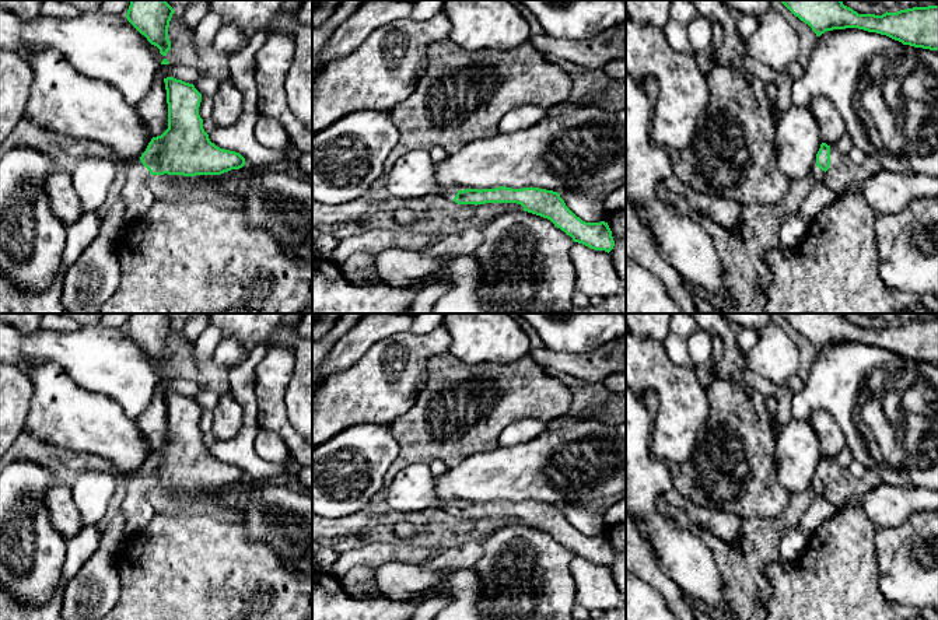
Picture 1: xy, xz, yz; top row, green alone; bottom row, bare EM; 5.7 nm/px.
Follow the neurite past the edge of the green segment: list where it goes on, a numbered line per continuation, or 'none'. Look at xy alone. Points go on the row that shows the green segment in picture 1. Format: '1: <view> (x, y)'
1: xy (137, 198)

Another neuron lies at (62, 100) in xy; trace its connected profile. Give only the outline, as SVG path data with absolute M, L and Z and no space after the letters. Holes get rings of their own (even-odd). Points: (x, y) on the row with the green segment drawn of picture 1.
M55 49L29 50L24 55L34 73L24 118L59 136L101 143L127 167L141 164L140 157L153 137L140 120L136 106L129 105L115 87L78 73Z

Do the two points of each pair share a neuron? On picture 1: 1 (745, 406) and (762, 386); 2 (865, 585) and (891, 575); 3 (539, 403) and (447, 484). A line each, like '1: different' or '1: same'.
1: different
2: different
3: different

